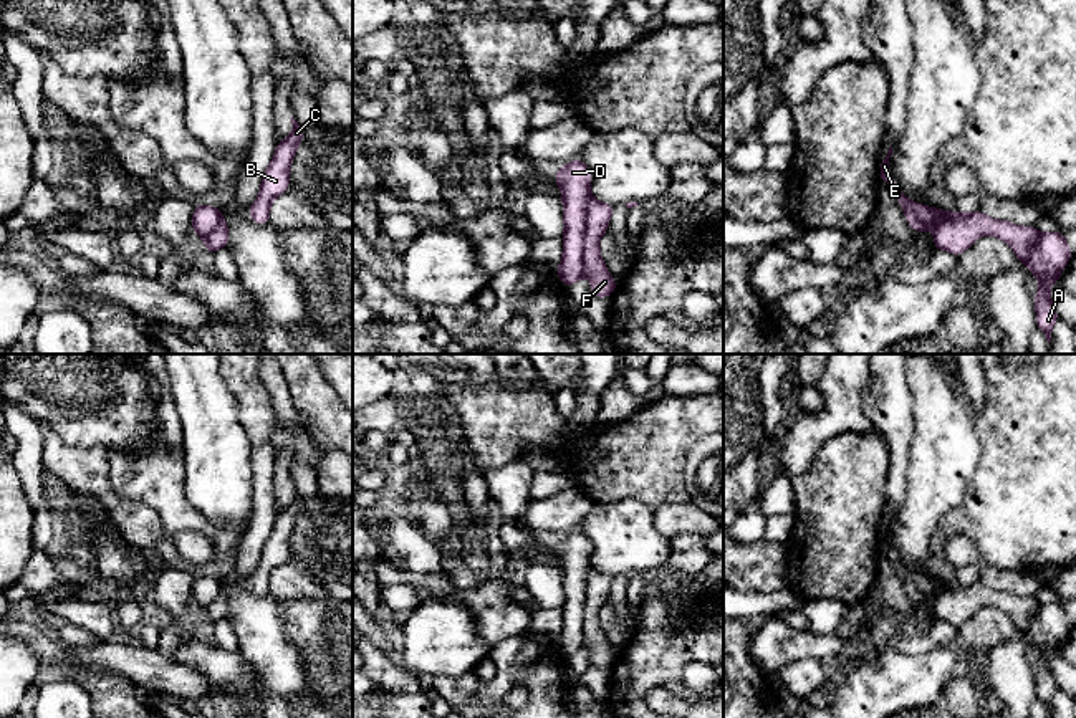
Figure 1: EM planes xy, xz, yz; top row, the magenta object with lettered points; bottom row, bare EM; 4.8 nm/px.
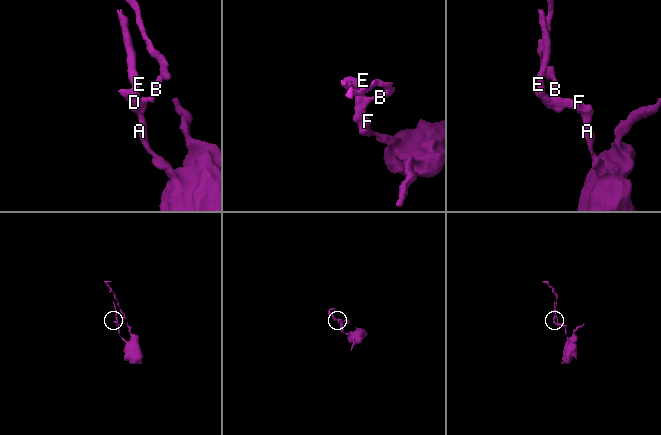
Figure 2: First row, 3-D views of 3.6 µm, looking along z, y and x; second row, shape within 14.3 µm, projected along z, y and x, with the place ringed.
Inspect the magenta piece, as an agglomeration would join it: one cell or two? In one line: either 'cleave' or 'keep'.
cleave

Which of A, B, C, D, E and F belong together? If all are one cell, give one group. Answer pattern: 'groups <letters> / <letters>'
groups A D E / B C F

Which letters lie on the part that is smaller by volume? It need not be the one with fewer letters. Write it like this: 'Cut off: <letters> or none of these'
Cut off: B, C, F

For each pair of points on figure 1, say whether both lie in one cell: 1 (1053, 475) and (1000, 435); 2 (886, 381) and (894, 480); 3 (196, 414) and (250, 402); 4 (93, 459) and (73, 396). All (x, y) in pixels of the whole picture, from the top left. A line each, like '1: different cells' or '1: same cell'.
1: same cell
2: same cell
3: different cells
4: same cell

